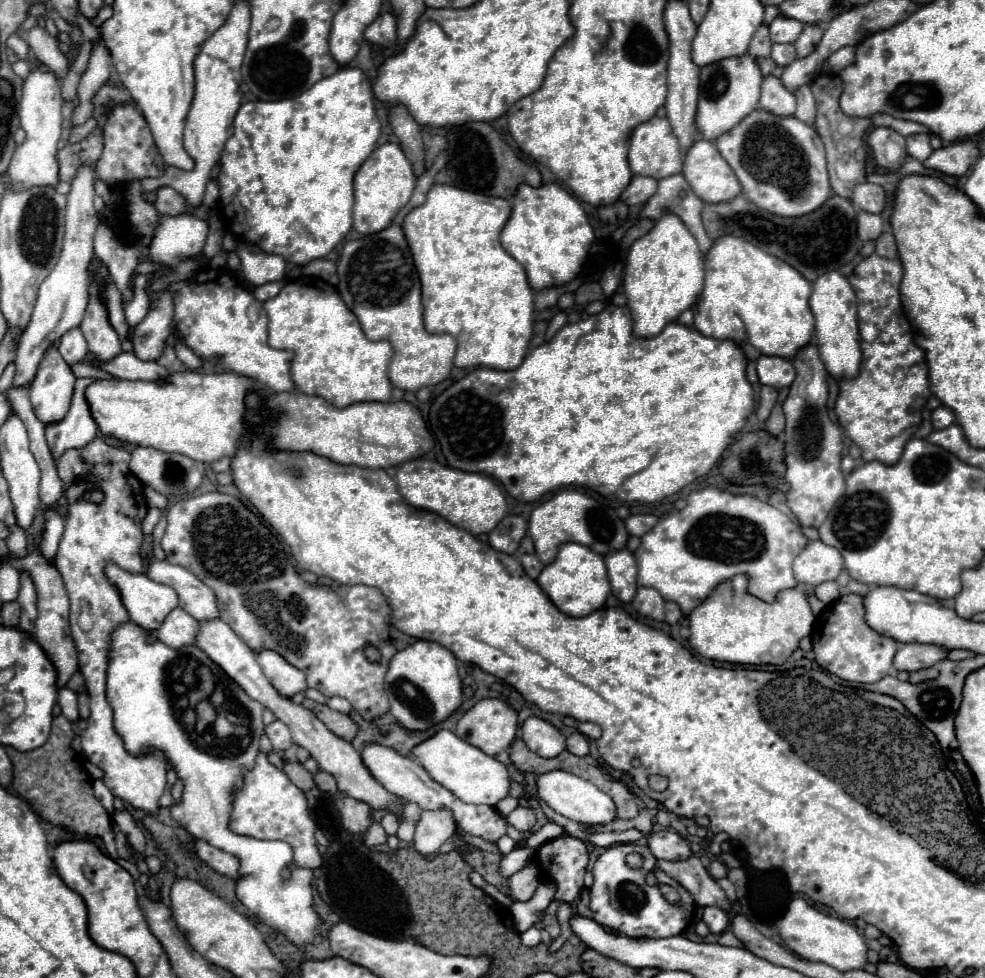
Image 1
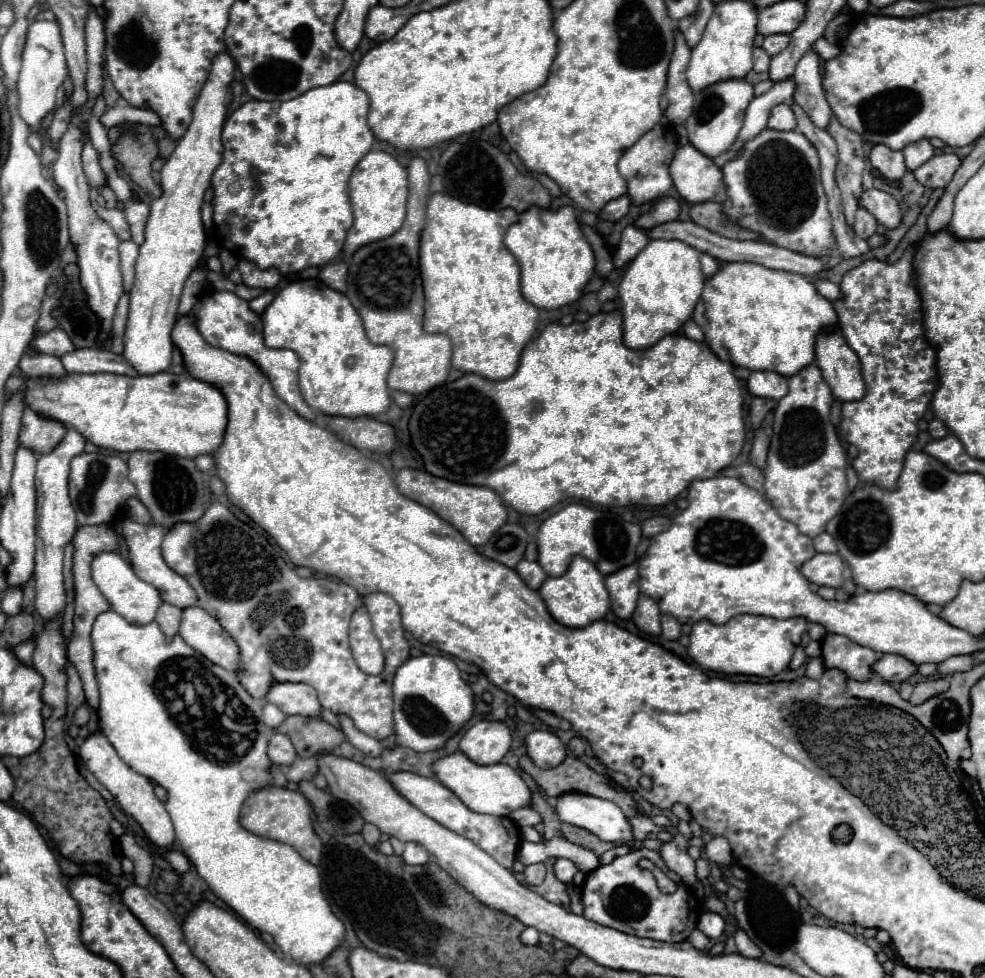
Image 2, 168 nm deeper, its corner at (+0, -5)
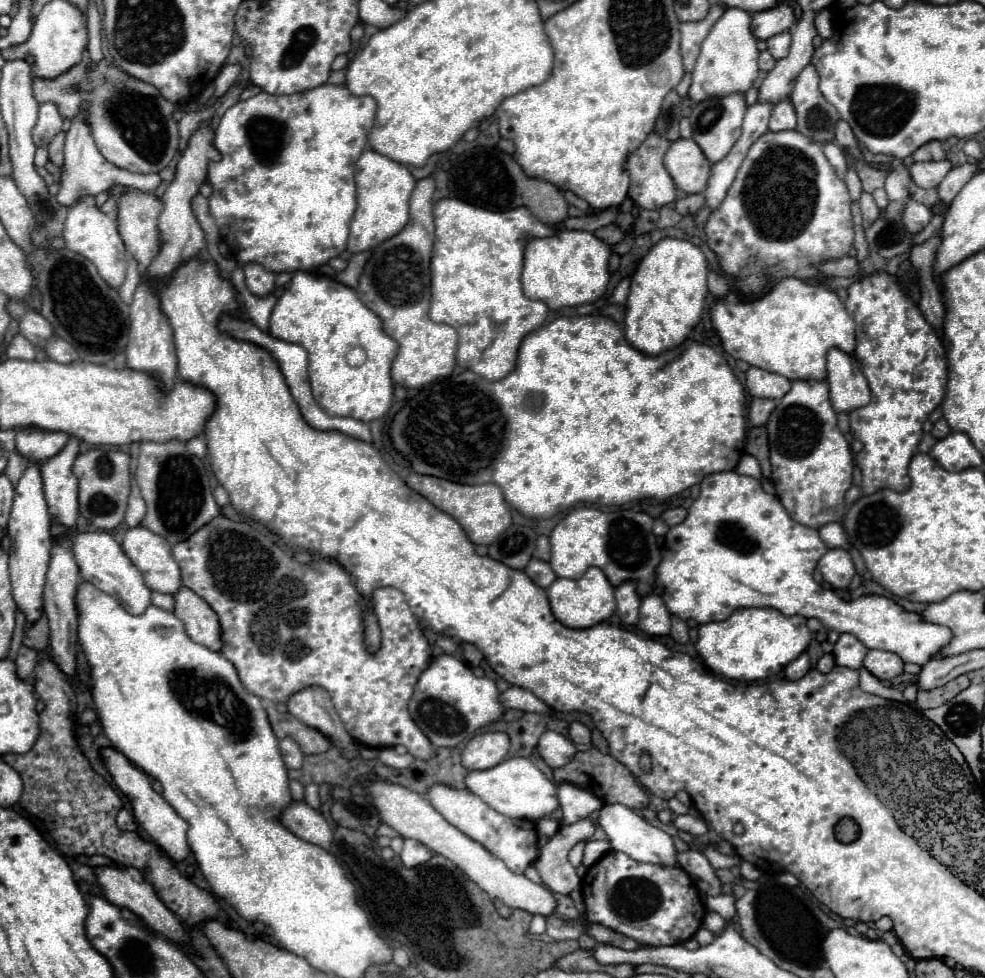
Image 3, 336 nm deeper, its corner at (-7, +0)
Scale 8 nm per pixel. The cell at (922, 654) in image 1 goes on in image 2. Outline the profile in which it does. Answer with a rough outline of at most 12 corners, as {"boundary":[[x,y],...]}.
{"boundary":[[882,655],[874,671],[888,683],[916,675],[918,665],[900,655]]}

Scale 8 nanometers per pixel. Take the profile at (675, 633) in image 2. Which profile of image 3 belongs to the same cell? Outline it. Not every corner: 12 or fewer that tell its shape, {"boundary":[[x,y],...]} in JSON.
{"boundary":[[677,616],[671,618],[671,638],[679,644],[689,640],[687,626]]}

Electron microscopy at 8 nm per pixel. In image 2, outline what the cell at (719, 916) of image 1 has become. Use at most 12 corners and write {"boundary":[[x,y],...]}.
{"boundary":[[702,913],[698,929],[718,939],[724,931],[724,919],[718,913]]}

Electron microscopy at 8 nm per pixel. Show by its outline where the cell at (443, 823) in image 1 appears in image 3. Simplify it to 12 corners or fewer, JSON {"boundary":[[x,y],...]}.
{"boundary":[[405,840],[401,862],[415,868],[433,856],[417,840]]}

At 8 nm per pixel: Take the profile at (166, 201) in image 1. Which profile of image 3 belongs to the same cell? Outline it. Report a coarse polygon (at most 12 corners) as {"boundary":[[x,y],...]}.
{"boundary":[[105,58],[55,80],[39,104],[87,104],[105,160],[139,174],[177,154],[177,106]]}

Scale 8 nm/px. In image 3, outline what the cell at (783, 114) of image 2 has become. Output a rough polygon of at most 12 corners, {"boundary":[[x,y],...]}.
{"boundary":[[789,100],[775,104],[771,132],[793,130],[797,124]]}

